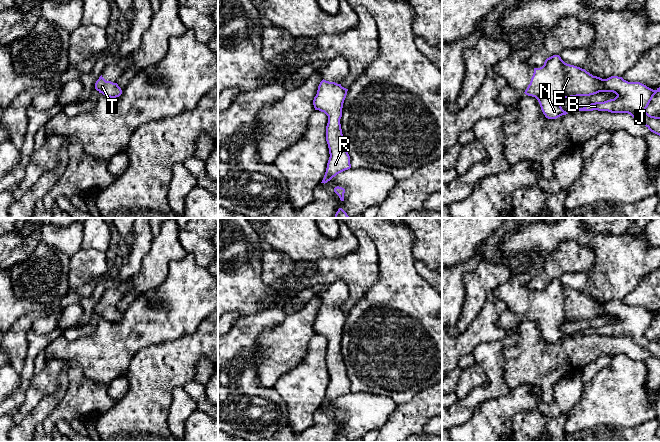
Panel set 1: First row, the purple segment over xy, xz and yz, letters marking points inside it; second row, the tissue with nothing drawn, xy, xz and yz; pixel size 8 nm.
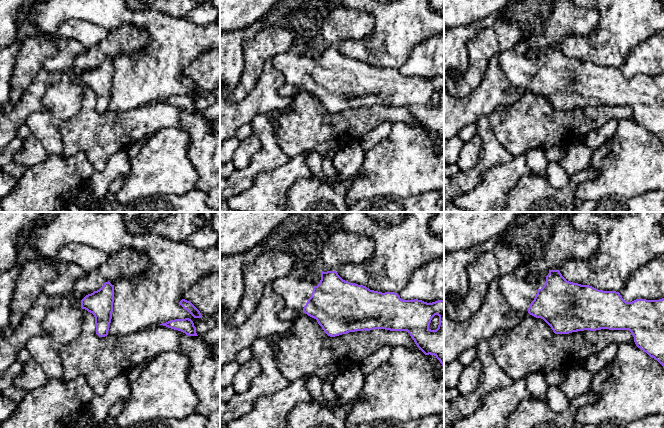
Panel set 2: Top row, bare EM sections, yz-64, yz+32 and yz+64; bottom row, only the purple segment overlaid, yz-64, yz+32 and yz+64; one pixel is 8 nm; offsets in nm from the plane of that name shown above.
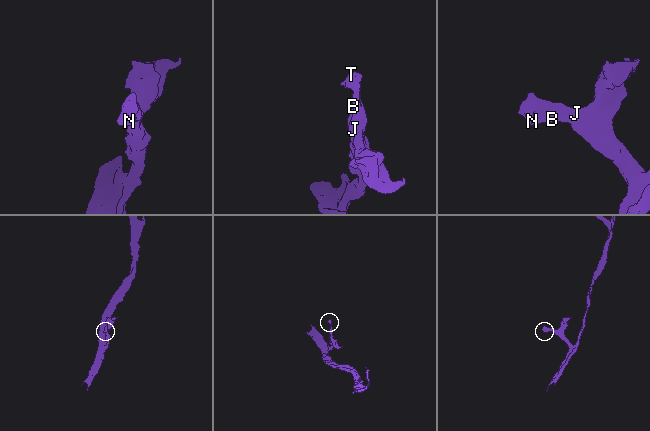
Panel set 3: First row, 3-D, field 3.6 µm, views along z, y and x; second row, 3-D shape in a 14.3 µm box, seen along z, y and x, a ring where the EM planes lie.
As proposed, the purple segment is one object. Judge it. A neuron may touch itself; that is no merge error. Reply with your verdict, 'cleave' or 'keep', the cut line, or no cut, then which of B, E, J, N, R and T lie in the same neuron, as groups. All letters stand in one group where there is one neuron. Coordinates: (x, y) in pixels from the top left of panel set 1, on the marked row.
keep | no cut | B E J N R T

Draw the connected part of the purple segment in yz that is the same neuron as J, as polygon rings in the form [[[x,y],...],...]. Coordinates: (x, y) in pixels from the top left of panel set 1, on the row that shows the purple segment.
[[[559,55],[547,58],[542,67],[534,68],[524,93],[538,100],[546,118],[556,119],[568,114],[560,105],[564,98],[590,96],[599,92],[613,92],[617,96],[604,102],[588,104],[575,112],[598,110],[628,113],[660,136],[660,117],[646,112],[653,96],[660,92],[660,87],[653,90],[640,82],[628,82],[618,76],[602,79],[585,69],[565,63]]]

